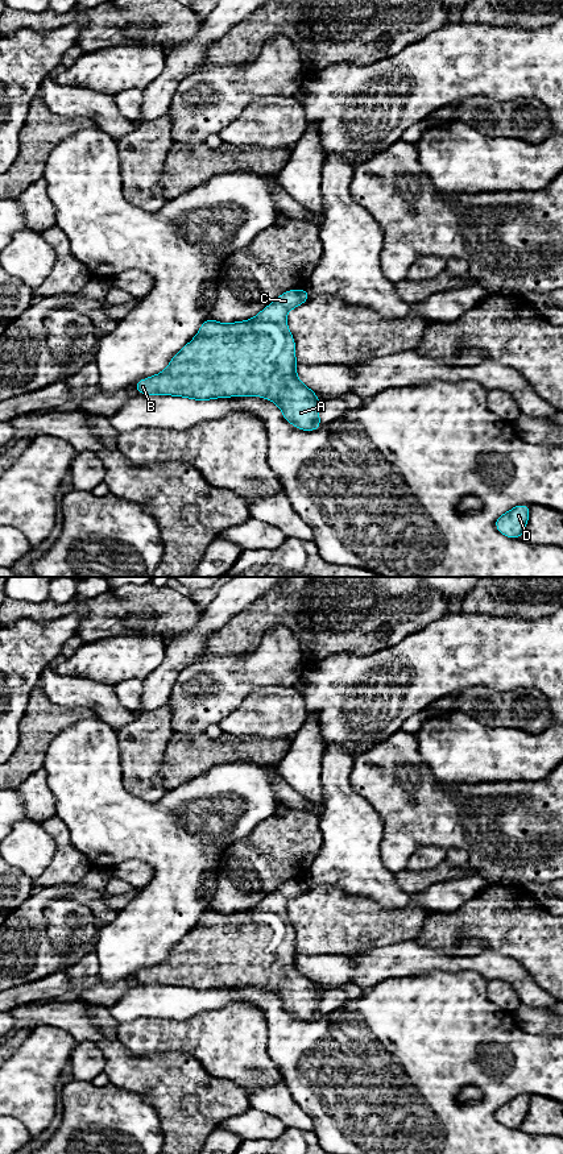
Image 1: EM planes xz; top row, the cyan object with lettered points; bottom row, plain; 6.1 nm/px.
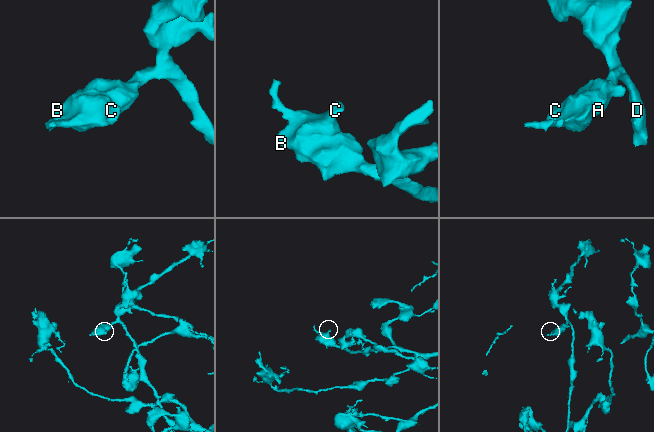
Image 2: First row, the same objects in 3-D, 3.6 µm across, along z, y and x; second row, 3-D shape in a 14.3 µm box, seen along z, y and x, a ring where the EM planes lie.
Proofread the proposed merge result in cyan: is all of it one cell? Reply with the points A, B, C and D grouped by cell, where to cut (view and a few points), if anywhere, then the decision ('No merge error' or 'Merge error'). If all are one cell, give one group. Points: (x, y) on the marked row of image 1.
Groups: A B C D. No split. No merge error

